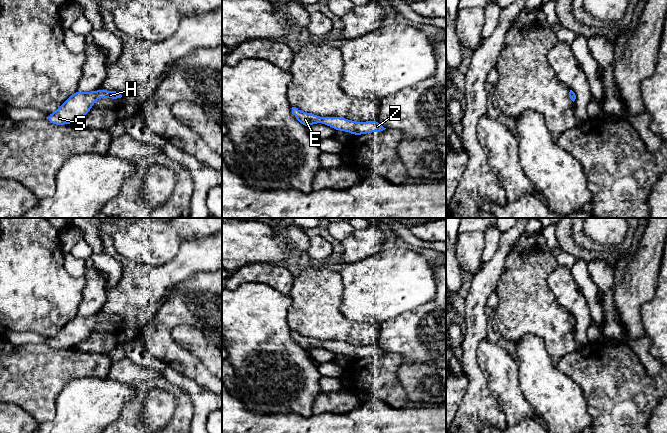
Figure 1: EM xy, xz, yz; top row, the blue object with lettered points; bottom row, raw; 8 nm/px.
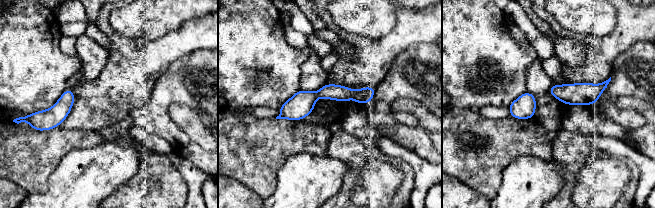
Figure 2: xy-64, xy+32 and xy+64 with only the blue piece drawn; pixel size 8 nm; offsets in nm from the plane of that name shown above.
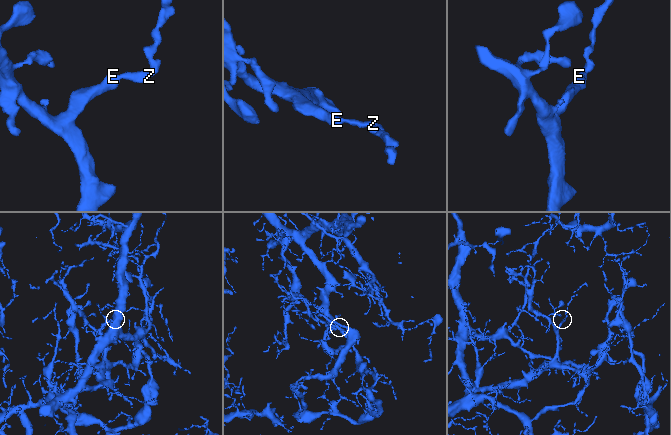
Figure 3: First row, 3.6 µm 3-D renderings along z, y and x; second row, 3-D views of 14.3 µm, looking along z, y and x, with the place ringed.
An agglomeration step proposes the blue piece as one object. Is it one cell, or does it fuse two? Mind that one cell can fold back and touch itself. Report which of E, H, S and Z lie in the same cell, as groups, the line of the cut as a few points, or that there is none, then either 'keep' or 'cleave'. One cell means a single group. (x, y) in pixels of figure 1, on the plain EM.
groups E H S Z; cut none; keep

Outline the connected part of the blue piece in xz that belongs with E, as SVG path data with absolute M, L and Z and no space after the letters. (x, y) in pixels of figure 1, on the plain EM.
M292 331L292 338L306 352L309 352L312 348L322 347L337 355L347 355L353 359L380 356L386 353L377 344L355 346L341 341L320 341L318 339L303 336L296 331Z

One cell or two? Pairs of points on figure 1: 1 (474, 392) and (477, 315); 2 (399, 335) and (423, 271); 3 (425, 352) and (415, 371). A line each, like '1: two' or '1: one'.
1: one
2: two
3: two

